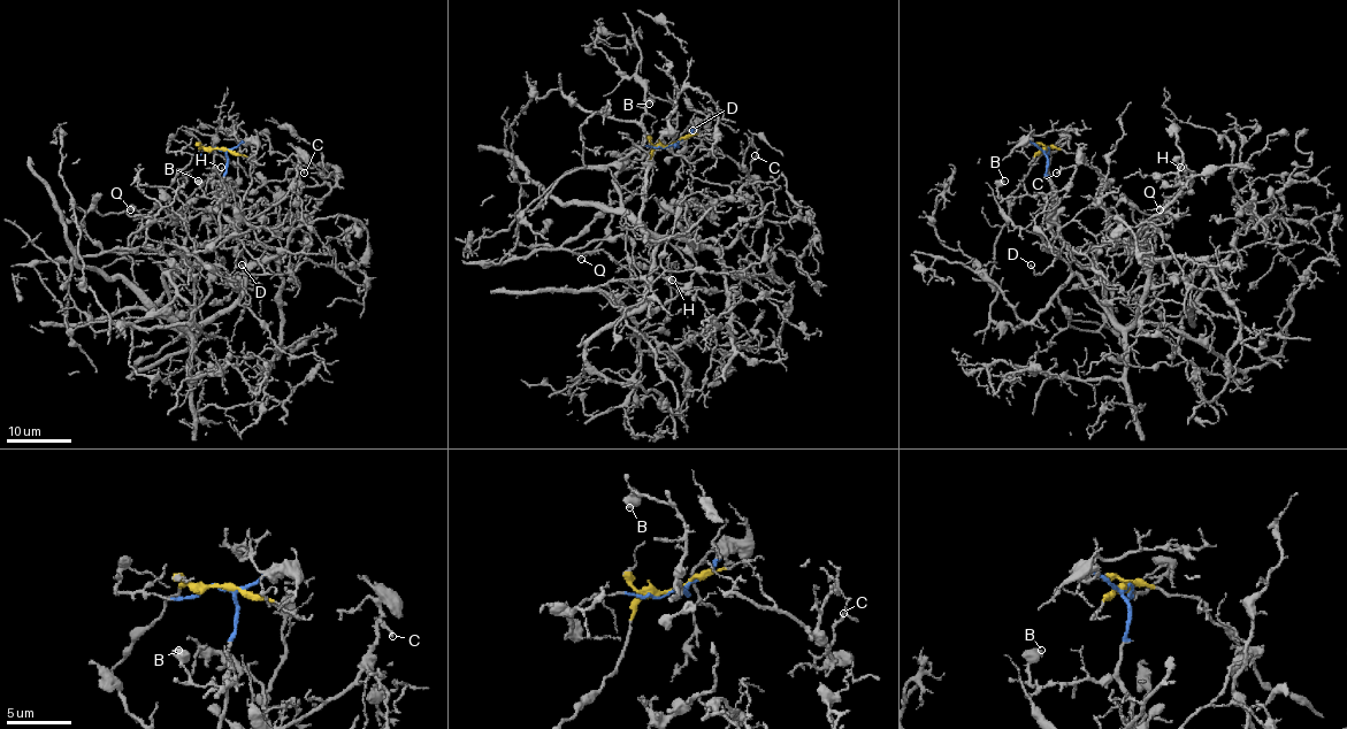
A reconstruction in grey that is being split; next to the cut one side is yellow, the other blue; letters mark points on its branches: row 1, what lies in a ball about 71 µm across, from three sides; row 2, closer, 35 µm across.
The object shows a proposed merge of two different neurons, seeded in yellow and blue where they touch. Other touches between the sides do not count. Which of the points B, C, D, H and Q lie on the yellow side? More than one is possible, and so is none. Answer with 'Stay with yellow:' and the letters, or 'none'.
Stay with yellow: H, Q

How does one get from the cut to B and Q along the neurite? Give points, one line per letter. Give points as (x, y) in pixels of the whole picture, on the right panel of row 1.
B: (1045, 151), (1043, 187), (1032, 196), (997, 196), (997, 186), (1004, 179)
Q: (1045, 150), (1081, 154), (1115, 196), (1145, 214), (1157, 215), (1160, 209)

